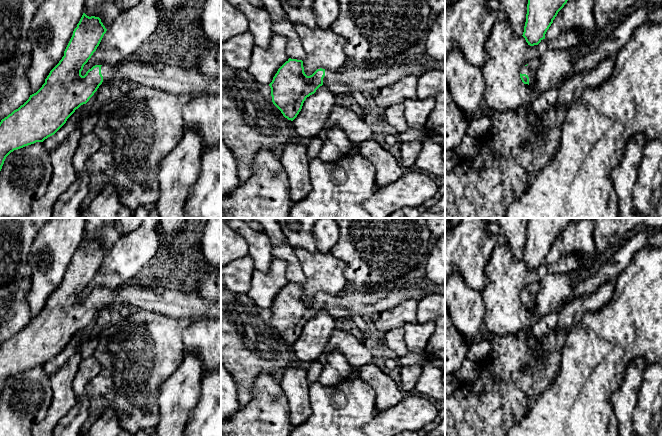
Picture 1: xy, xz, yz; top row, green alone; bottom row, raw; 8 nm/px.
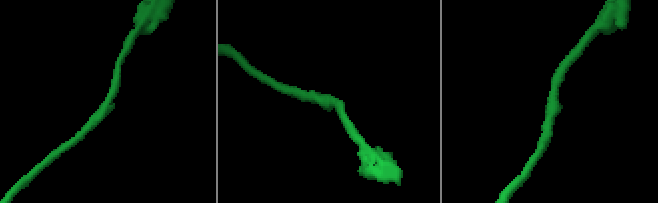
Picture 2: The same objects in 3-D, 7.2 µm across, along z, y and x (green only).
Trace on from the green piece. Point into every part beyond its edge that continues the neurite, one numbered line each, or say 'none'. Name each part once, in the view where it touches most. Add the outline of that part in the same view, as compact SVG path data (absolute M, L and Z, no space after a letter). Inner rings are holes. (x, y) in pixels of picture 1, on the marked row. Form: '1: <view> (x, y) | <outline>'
1: yz (531, 69) | M530 62L527 66L522 67L521 74L526 74L529 77L529 85L536 80L538 71L537 62Z

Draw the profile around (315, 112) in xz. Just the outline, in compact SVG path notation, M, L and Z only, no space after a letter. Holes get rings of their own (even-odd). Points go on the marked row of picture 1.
M320 86L314 94L306 98L301 111L292 121L297 134L309 139L318 136L338 101L327 87Z

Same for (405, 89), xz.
M404 77L393 85L379 90L378 96L370 101L380 114L383 110L393 104L403 103L406 100L417 100L417 87L418 77Z

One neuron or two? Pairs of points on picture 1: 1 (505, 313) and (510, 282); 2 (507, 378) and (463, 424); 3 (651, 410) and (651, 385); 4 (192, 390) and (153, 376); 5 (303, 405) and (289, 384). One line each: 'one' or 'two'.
1: one
2: one
3: one
4: two
5: one

